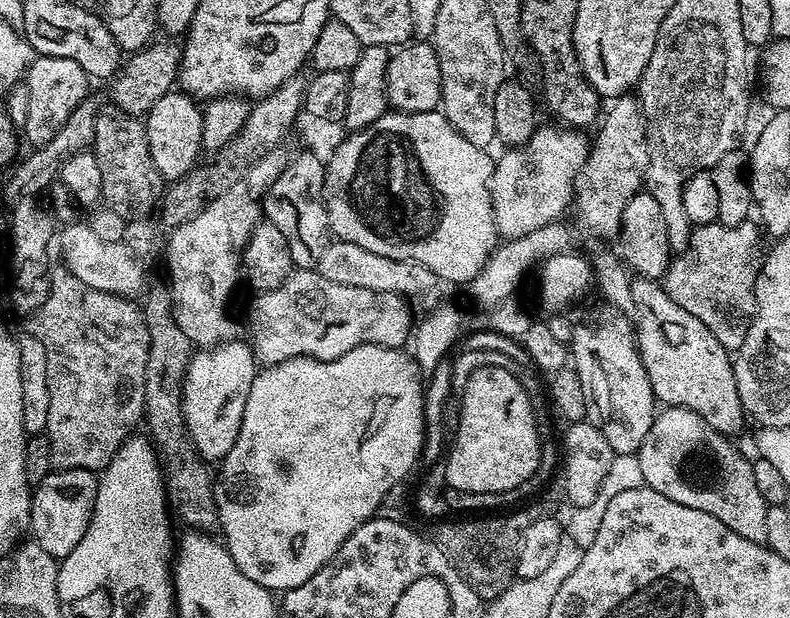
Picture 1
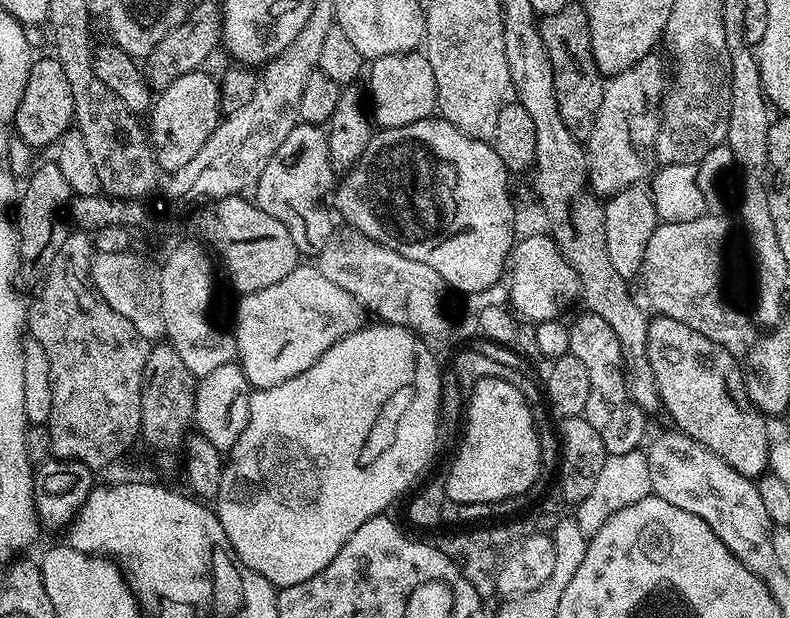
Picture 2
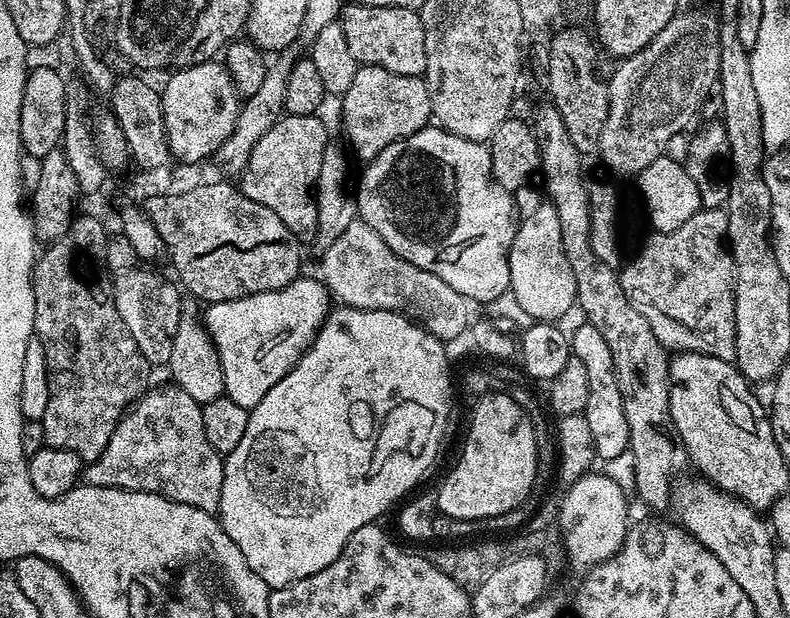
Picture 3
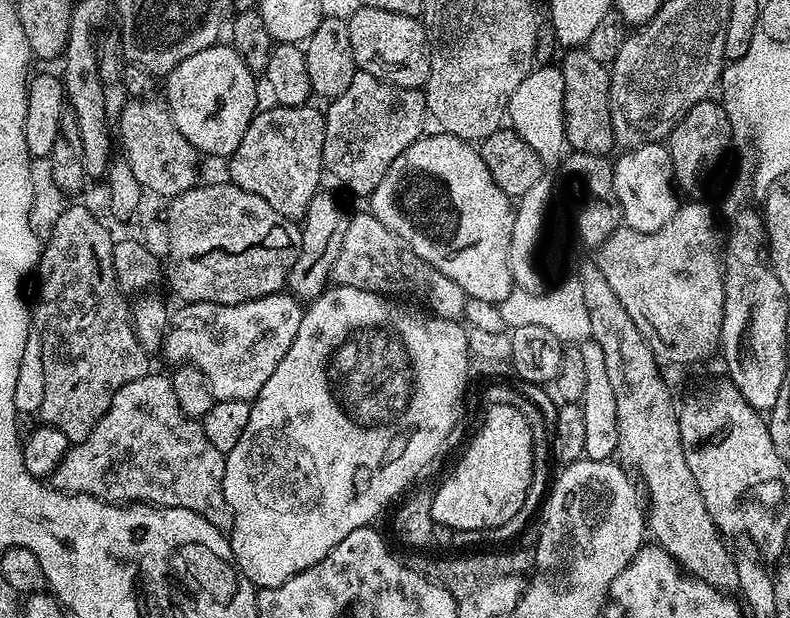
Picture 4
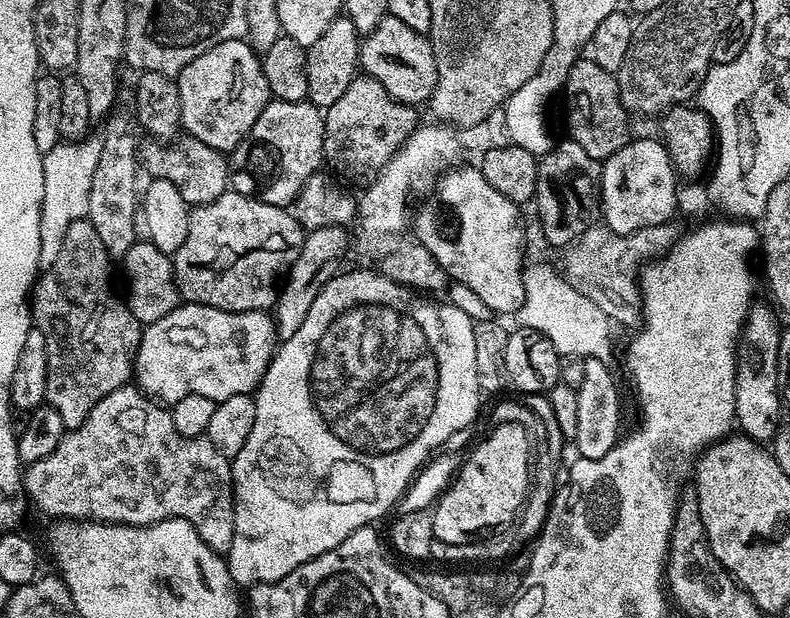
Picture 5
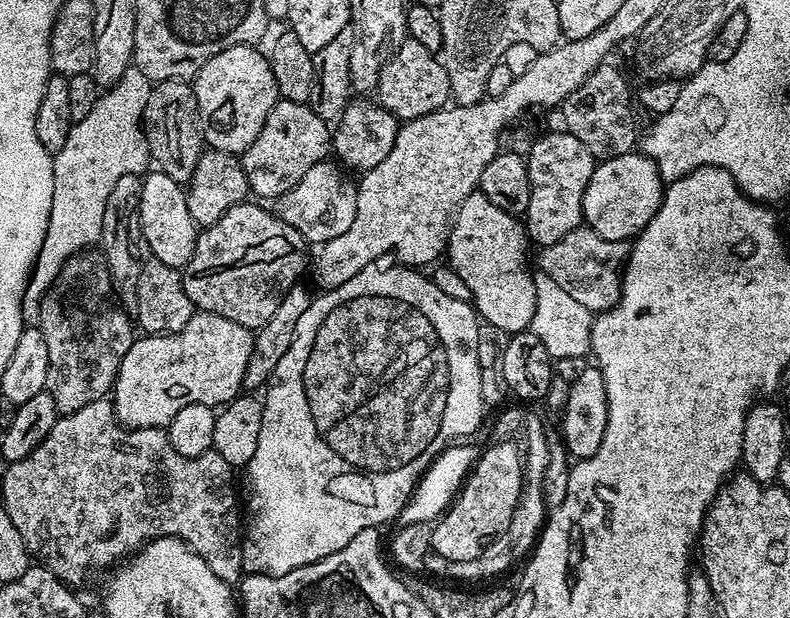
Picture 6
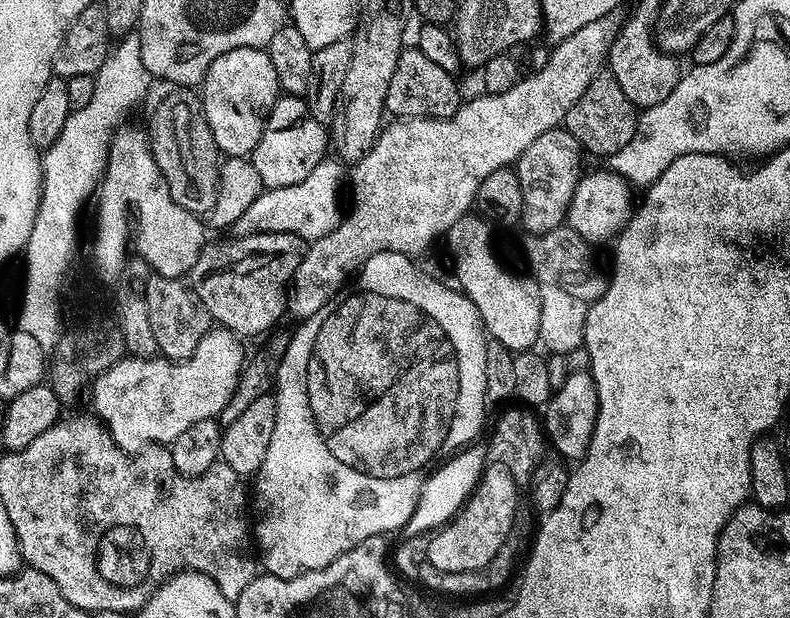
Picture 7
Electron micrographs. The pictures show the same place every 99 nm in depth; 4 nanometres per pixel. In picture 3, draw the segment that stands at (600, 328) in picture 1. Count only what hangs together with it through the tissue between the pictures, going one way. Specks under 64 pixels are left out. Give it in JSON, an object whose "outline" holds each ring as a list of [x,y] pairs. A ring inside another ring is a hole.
{"outline":[[[580,322],[576,329],[571,329],[570,343],[572,355],[578,357],[579,361],[586,366],[586,379],[590,381],[590,394],[586,397],[586,406],[582,415],[586,418],[587,424],[590,425],[590,434],[594,438],[594,450],[601,461],[605,462],[617,458],[618,454],[629,451],[630,430],[626,426],[625,411],[622,410],[622,394],[618,394],[618,382],[614,378],[614,364],[613,359],[610,358],[610,346],[606,346],[602,334],[598,334],[596,327],[587,322]]]}

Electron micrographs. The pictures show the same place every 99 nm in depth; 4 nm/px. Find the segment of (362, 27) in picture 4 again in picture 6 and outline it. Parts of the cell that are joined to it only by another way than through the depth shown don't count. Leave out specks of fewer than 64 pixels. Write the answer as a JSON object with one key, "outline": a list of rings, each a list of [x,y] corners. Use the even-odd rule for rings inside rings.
{"outline":[[[411,38],[404,39],[397,46],[396,53],[388,59],[386,66],[382,66],[376,92],[379,105],[392,112],[400,122],[437,112],[449,103],[452,94],[450,78],[439,55],[426,50],[422,42]]]}

